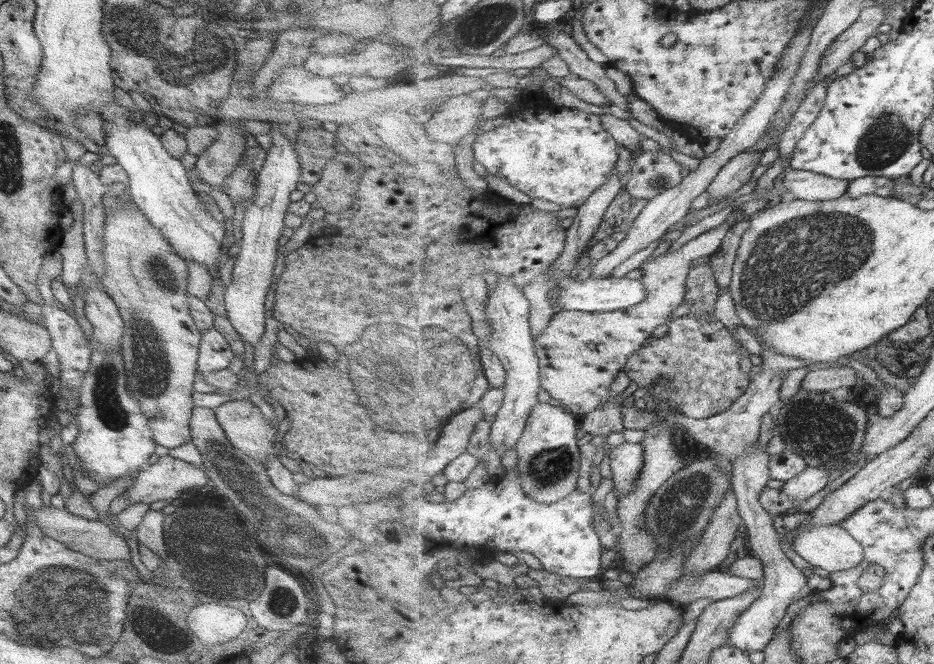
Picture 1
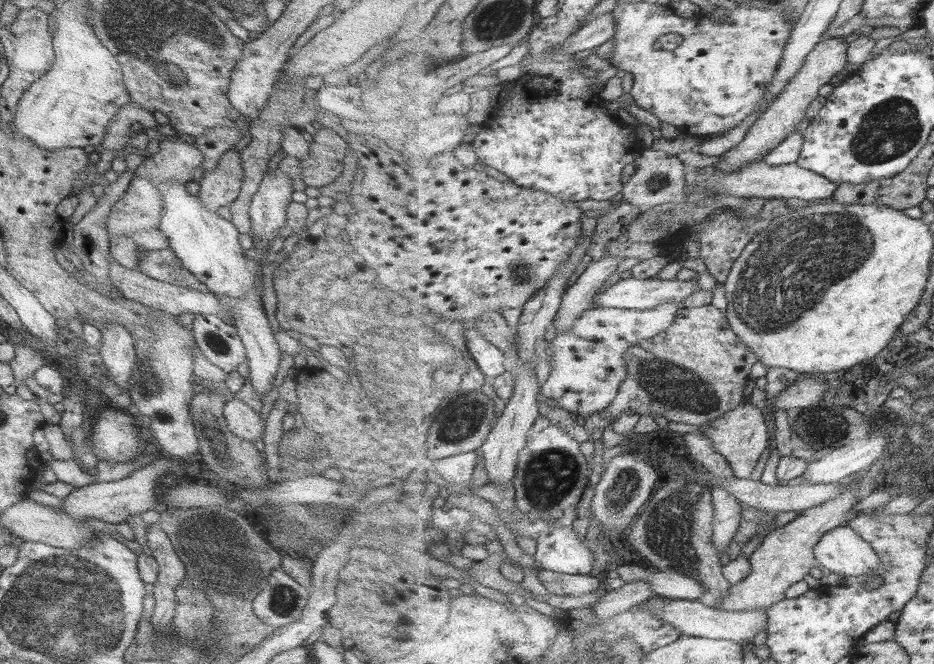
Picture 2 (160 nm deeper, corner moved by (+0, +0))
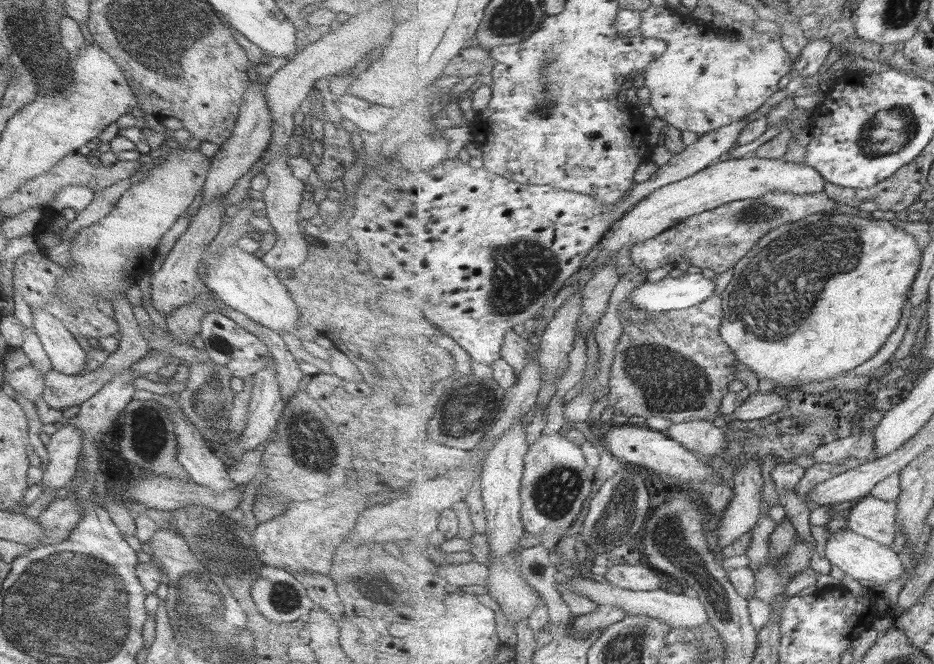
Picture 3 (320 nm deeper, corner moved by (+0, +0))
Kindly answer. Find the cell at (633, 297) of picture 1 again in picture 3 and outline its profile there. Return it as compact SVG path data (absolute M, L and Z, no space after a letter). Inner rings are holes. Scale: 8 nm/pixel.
M685 273L679 278L666 276L660 281L645 281L635 287L628 298L643 311L682 311L705 302L715 296L715 292L715 278Z

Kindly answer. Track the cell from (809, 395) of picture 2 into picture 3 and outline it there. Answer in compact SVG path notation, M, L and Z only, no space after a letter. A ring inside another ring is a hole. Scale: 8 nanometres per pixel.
M775 390L769 392L757 391L750 394L744 403L732 412L730 419L744 421L764 419L785 408L787 403L788 400L781 392L775 392Z

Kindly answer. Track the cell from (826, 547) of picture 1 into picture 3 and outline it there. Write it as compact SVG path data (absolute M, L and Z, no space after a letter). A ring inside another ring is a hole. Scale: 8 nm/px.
M842 528L840 532L834 532L827 537L825 554L832 566L837 566L853 579L877 585L889 584L901 578L908 567L903 553L897 553L891 546L867 538L849 528Z

